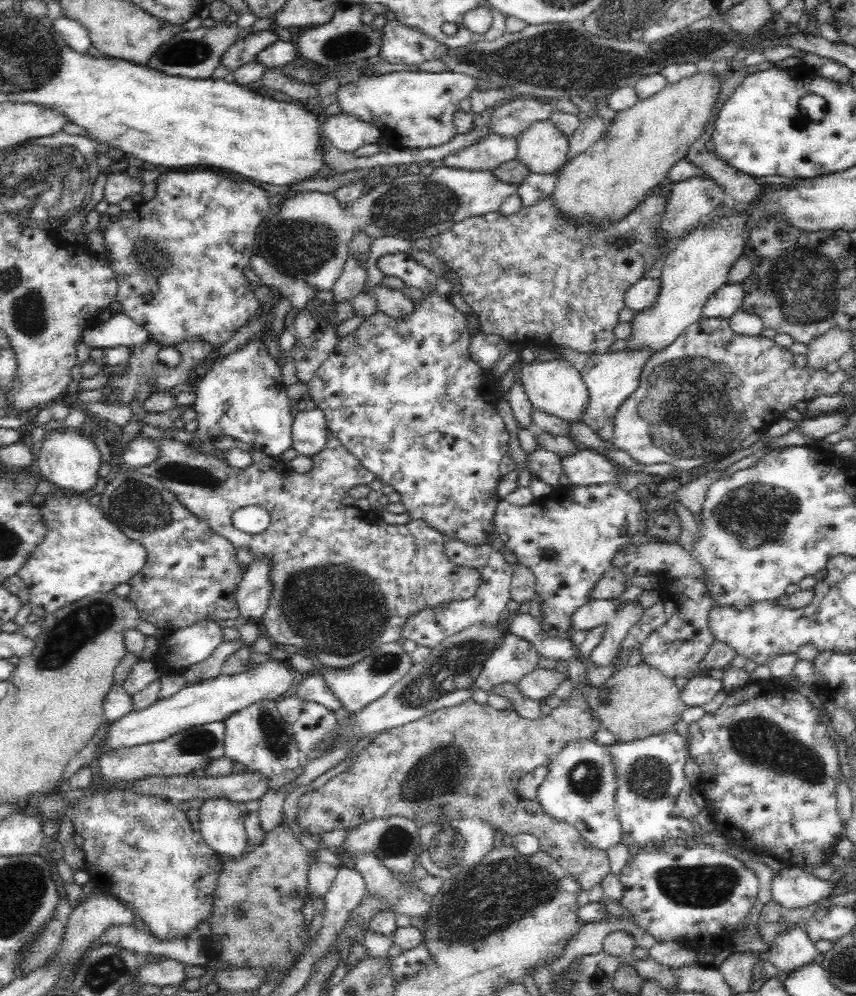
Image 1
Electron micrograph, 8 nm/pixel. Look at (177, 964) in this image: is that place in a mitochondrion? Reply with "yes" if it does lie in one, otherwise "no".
no

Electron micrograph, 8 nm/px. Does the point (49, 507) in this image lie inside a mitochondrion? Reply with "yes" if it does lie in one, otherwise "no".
no

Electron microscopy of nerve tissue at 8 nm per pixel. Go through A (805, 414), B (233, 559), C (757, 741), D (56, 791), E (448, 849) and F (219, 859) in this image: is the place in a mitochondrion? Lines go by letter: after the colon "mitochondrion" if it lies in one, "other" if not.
A: other
B: other
C: mitochondrion
D: other
E: mitochondrion
F: other

